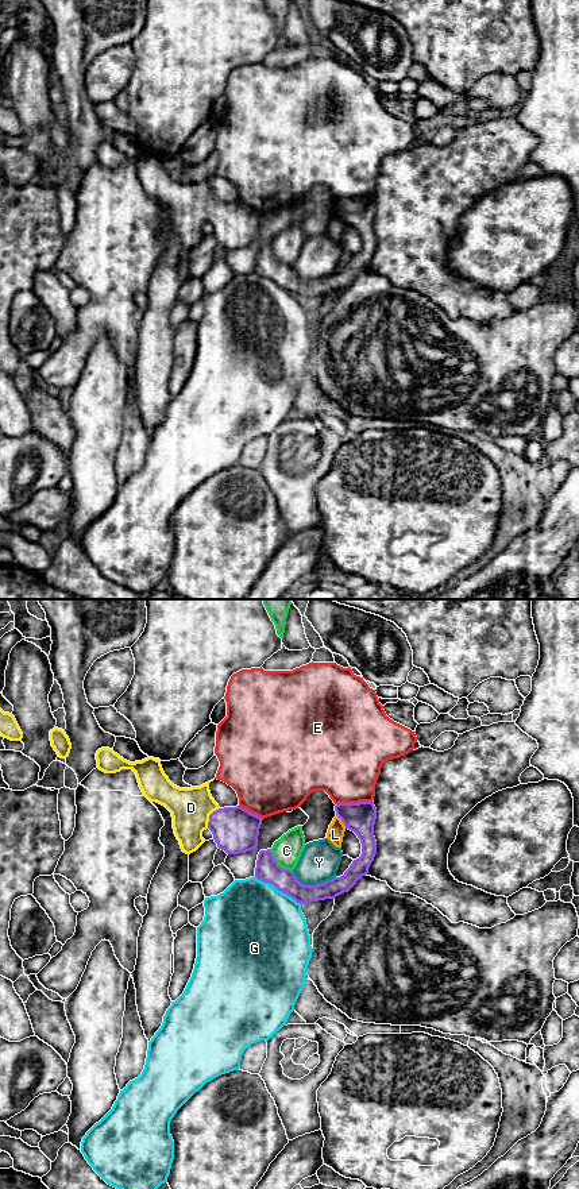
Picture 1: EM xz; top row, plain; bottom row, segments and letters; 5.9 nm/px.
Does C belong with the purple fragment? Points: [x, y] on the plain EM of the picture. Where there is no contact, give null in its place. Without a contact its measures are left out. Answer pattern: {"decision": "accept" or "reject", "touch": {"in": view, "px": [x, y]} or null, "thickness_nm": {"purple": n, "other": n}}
{"decision": "reject", "touch": {"in": "xz", "px": [277, 259]}, "thickness_nm": {"purple": 140, "other": 170}}

